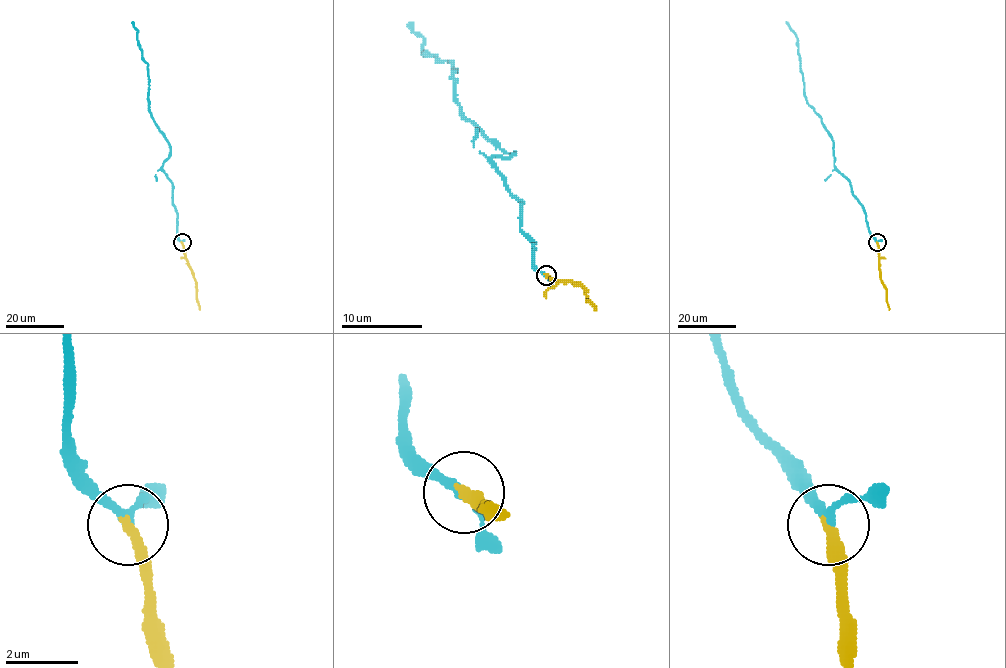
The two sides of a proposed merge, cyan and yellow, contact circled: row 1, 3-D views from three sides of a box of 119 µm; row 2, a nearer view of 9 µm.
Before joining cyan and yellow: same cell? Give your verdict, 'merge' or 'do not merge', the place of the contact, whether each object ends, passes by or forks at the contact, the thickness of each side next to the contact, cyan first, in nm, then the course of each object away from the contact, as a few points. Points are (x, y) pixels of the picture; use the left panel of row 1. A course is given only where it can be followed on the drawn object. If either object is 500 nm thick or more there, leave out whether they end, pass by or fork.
merge; place (182, 242); cyan passes by; yellow ends; calibres 220 and 340 nm; course cyan (181, 242), (177, 237), (172, 182), (162, 168), (170, 144), (149, 110), (147, 63), (132, 21); course yellow (181, 242), (194, 278), (200, 310)

